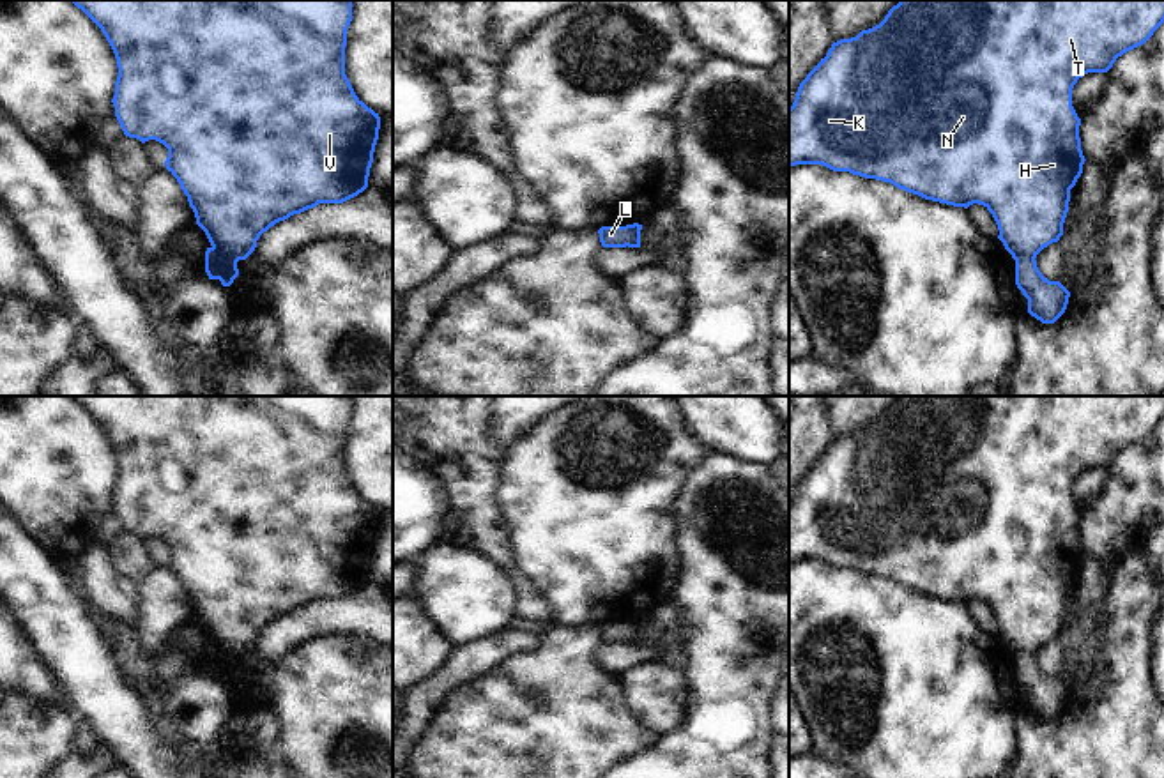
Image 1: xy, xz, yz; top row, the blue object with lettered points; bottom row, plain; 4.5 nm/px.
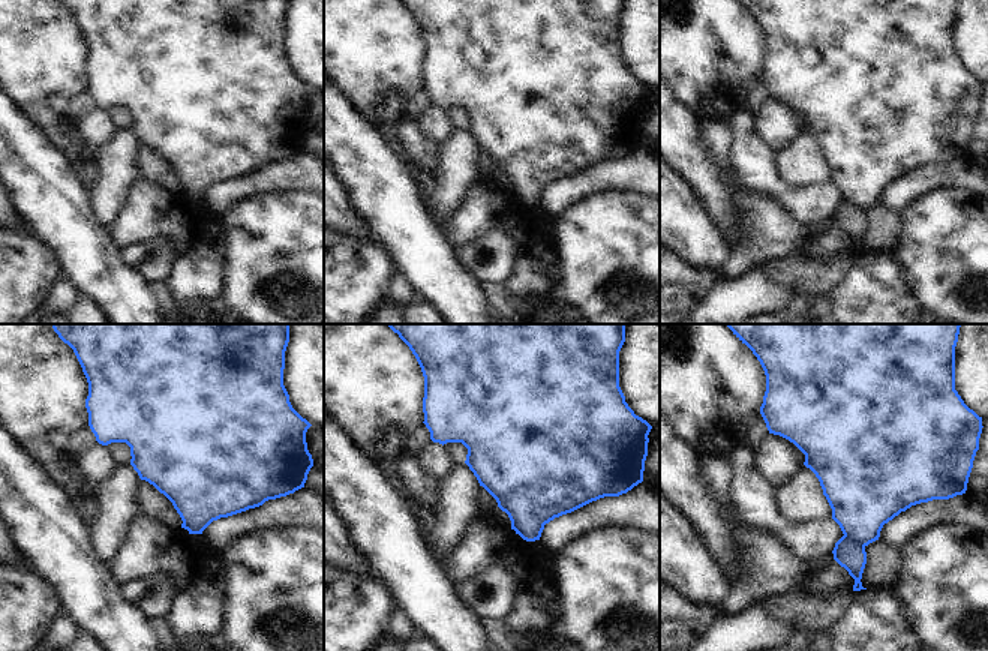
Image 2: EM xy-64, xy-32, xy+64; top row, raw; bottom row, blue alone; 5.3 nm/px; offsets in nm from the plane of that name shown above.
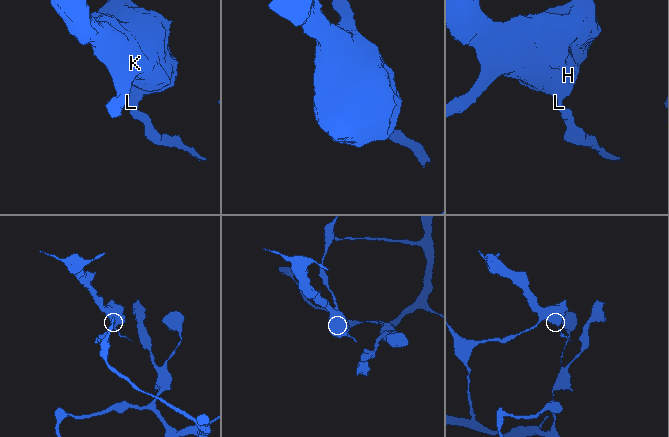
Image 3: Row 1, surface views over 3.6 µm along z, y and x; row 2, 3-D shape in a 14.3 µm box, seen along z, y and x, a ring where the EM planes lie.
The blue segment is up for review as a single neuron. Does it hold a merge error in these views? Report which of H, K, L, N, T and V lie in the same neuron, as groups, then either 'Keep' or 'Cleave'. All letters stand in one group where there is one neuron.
Groups: H K N T V / L. Cleave.

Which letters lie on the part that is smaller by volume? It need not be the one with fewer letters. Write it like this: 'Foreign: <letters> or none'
Foreign: L

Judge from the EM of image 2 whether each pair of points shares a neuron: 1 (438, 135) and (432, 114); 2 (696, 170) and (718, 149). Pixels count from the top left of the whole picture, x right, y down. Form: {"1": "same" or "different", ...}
{"1": "same", "2": "different"}

